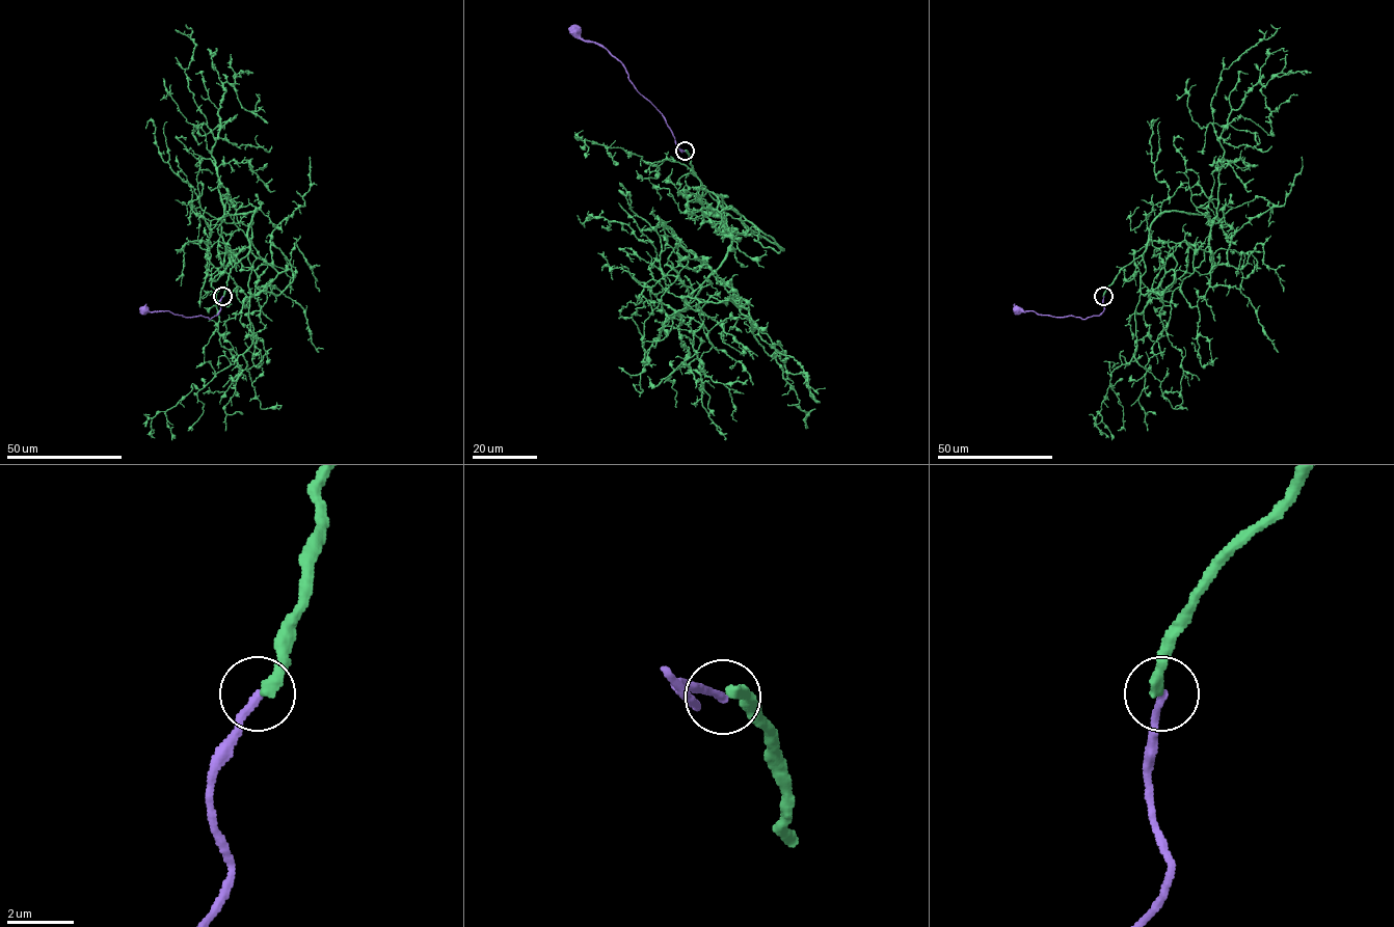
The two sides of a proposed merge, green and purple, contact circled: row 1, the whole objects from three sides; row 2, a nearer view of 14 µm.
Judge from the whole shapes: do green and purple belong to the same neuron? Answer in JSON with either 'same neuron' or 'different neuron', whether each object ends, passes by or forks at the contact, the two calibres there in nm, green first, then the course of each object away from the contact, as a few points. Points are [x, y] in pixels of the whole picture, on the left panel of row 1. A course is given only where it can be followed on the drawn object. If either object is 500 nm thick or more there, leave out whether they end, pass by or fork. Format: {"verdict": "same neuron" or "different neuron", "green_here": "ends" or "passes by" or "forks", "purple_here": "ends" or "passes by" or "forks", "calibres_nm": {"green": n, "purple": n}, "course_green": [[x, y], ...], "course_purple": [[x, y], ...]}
{"verdict": "different neuron", "green_here": "ends", "purple_here": "ends", "calibres_nm": {"green": 360, "purple": 240}, "course_green": [[222, 296], [230, 270], [249, 251], [256, 211], [221, 218], [215, 139], [185, 71], [195, 46], [186, 25]], "course_purple": [[222, 296], [220, 310], [210, 319], [202, 316], [183, 317], [168, 310], [143, 310]]}

